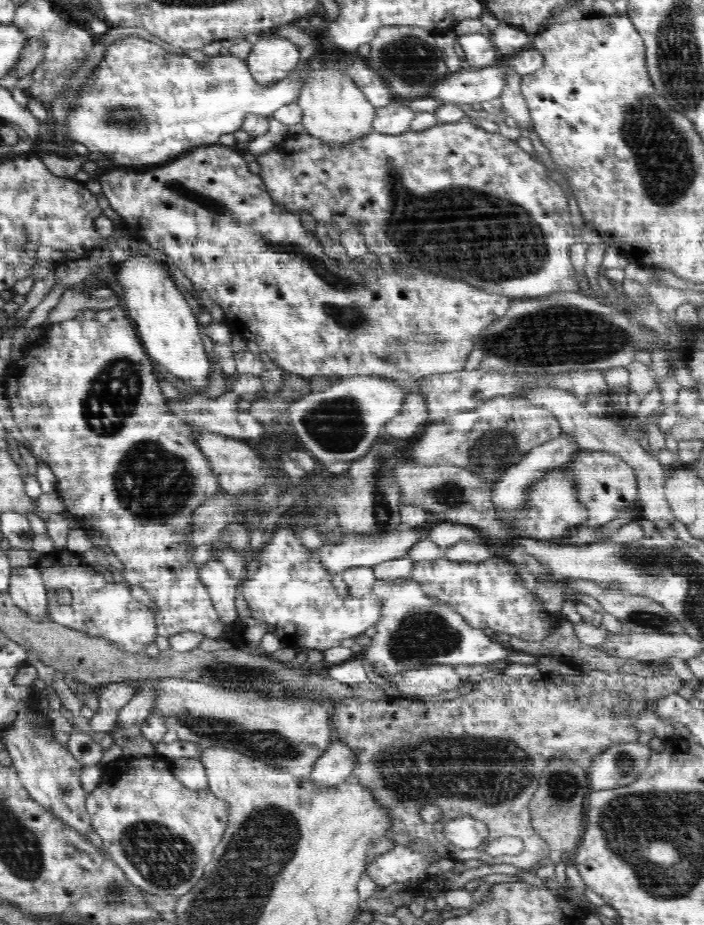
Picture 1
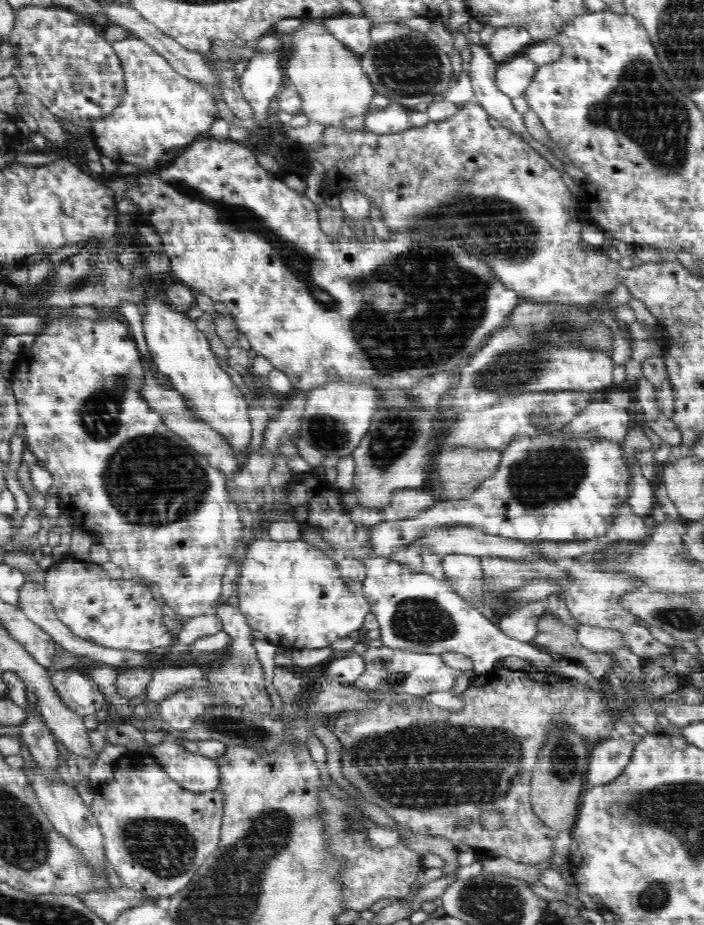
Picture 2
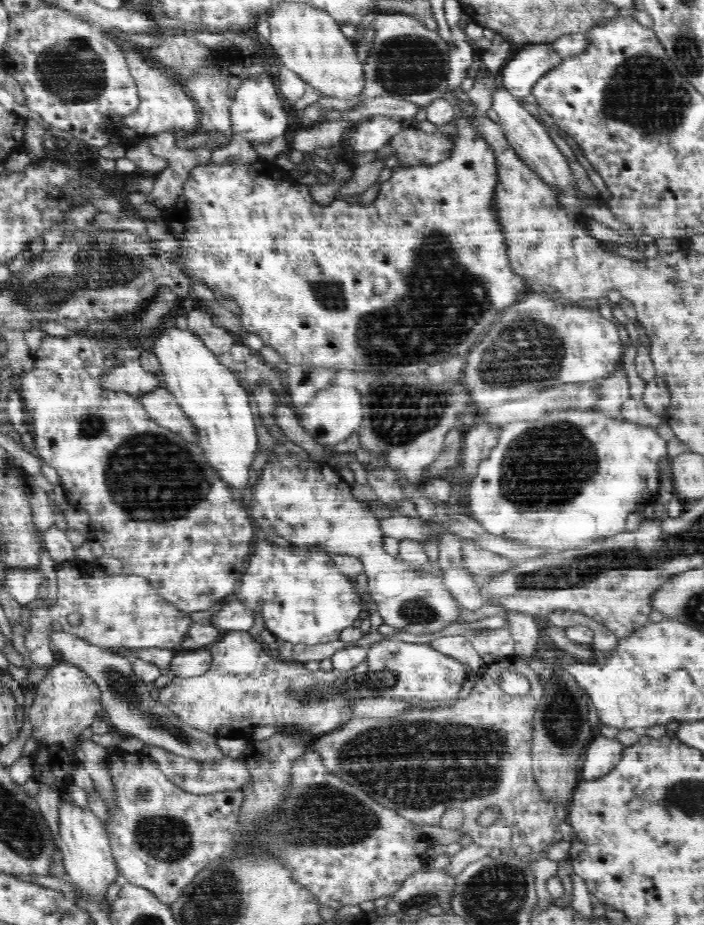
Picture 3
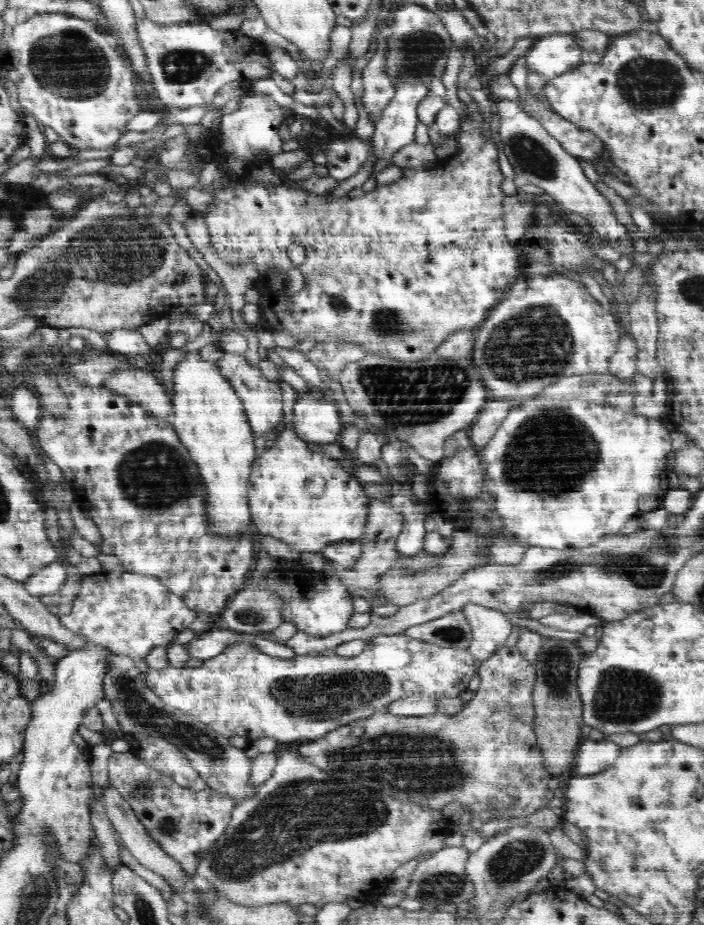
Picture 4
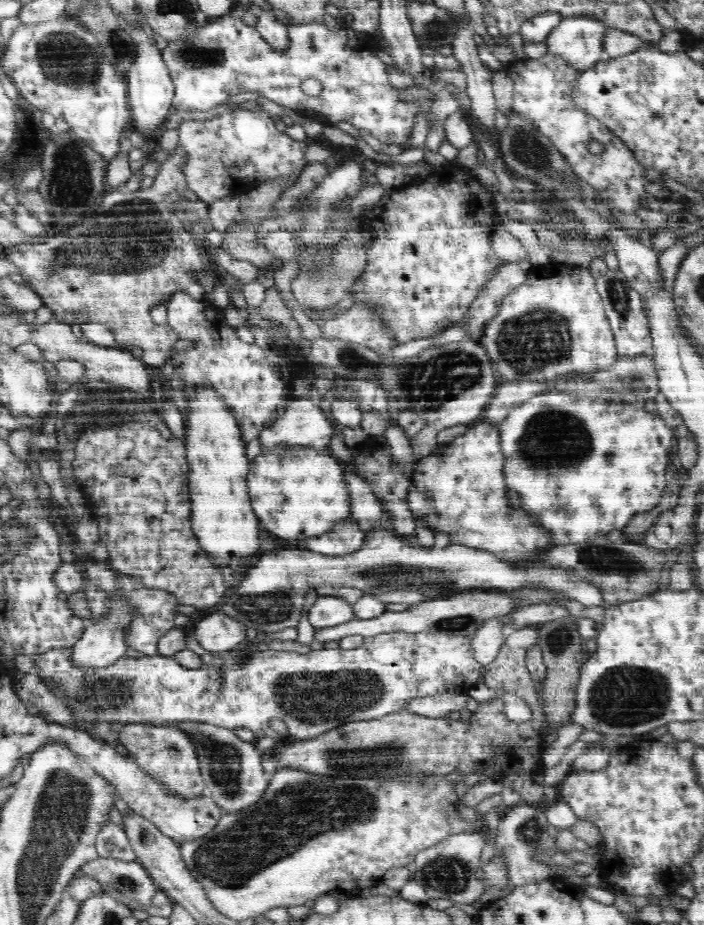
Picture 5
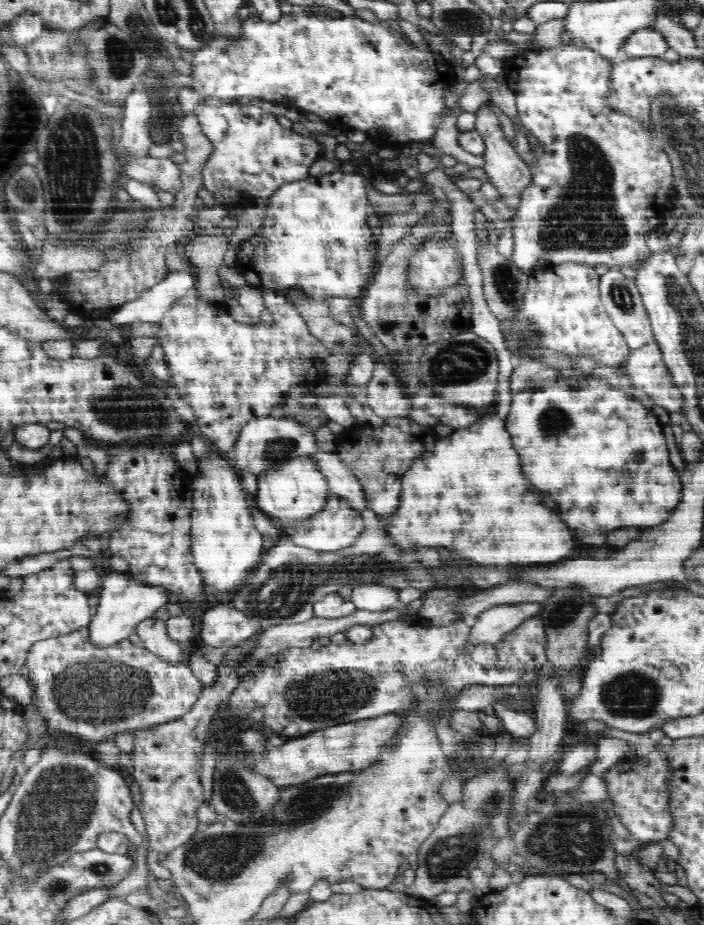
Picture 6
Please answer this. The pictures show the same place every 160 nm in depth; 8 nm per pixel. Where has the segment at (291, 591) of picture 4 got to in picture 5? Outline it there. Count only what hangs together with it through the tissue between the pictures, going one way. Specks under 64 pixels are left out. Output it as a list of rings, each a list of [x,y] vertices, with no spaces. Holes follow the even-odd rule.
[[[318,595],[307,617],[314,629],[324,629],[345,624],[355,618],[353,605],[334,595]]]

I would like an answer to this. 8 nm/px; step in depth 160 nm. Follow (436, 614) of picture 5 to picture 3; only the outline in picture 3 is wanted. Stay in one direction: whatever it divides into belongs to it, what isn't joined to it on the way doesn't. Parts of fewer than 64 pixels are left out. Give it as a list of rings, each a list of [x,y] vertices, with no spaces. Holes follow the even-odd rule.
[[[438,636],[432,638],[429,644],[434,650],[467,664],[470,670],[481,670],[484,667],[483,658],[466,637]]]

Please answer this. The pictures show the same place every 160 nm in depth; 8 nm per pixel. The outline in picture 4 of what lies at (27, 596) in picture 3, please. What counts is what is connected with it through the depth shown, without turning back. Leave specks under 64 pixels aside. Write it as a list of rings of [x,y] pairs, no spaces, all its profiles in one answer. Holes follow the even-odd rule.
[[[60,561],[48,564],[26,579],[25,589],[32,596],[49,596],[58,592],[66,580],[66,566]]]

